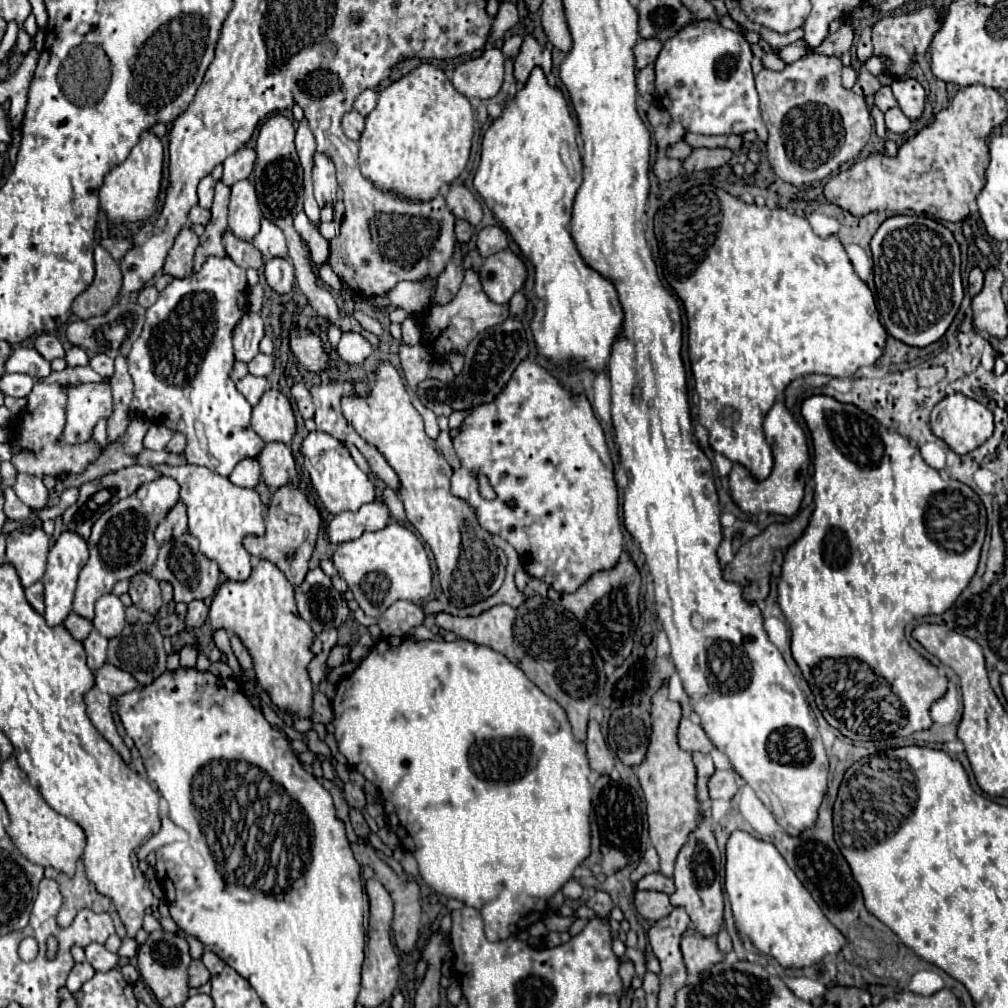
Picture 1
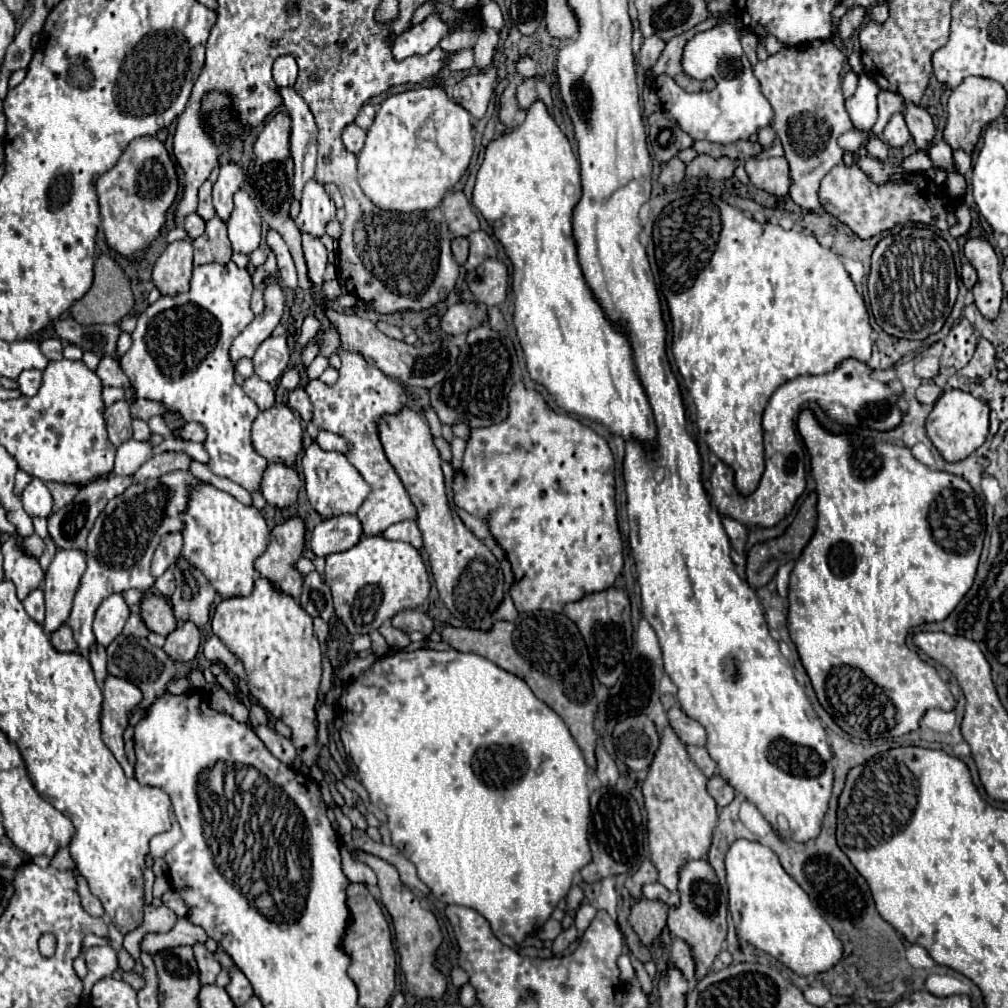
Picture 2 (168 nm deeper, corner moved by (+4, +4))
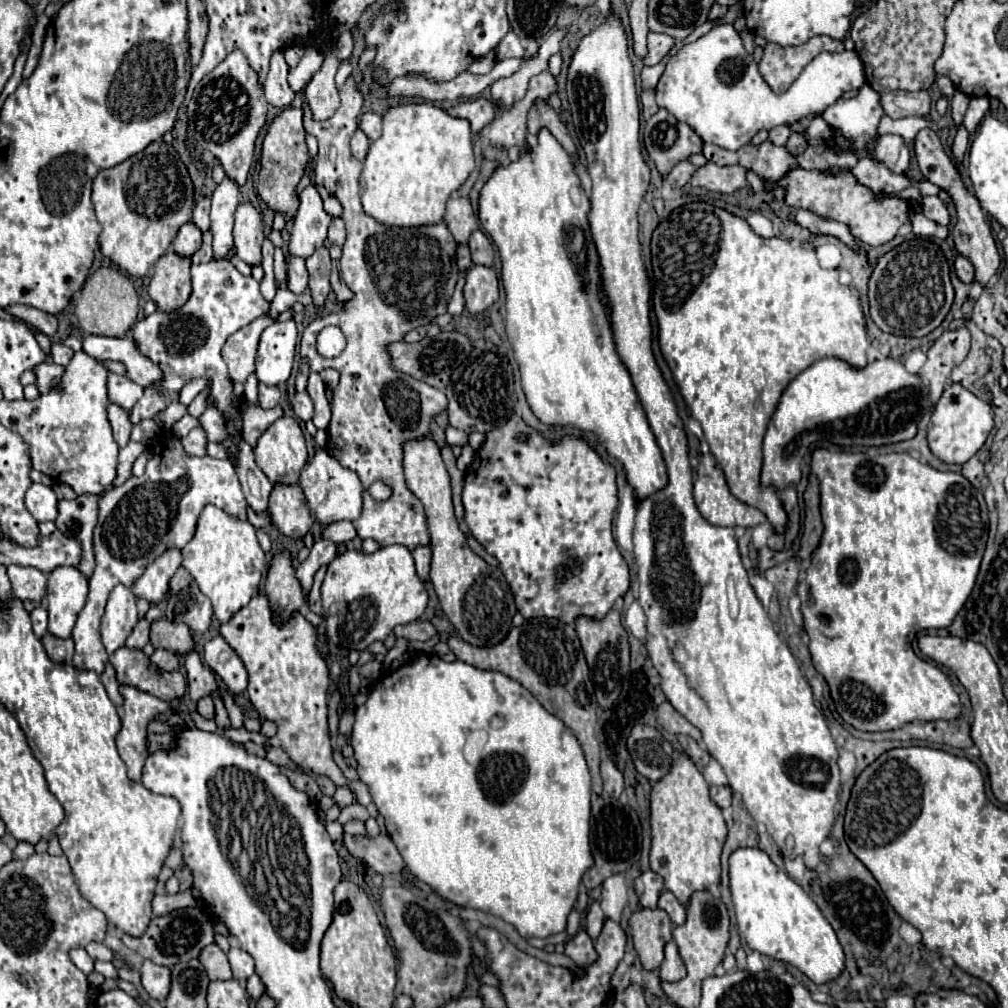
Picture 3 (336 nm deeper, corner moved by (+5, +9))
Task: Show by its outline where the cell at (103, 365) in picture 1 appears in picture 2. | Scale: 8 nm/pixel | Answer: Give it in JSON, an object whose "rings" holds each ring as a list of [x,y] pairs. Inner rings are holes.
{"rings":[[[103,356],[95,372],[97,372],[97,376],[101,378],[101,382],[103,382],[105,386],[119,386],[119,388],[131,386],[129,380],[127,380],[127,376],[123,374],[121,366],[119,366],[111,356]]]}

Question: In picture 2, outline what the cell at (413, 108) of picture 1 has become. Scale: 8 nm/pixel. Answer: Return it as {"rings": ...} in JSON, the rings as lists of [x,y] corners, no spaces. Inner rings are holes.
{"rings":[[[441,86],[415,88],[391,94],[367,130],[367,140],[357,154],[359,186],[383,210],[431,210],[465,174],[473,156],[471,114],[453,102]]]}

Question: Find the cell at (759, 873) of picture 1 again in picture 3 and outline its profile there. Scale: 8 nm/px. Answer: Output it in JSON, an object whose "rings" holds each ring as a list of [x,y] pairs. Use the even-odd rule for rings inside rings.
{"rings":[[[754,847],[738,849],[730,855],[730,889],[740,937],[750,949],[798,967],[814,983],[828,983],[840,977],[844,951],[834,929],[806,891],[786,871],[780,871],[764,851]]]}

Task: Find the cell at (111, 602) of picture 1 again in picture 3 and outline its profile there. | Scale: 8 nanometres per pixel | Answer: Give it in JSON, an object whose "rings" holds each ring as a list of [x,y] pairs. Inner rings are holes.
{"rings":[[[116,585],[108,597],[106,613],[102,617],[102,627],[100,627],[102,643],[108,655],[124,647],[136,623],[138,623],[138,611],[136,611],[134,593],[124,585]]]}

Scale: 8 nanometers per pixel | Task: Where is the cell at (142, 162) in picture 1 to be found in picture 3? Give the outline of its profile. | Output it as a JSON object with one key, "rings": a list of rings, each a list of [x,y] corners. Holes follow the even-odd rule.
{"rings":[[[154,141],[124,163],[100,171],[92,185],[92,203],[102,225],[102,255],[132,277],[144,277],[168,251],[178,229],[192,221],[194,185],[174,147]]]}

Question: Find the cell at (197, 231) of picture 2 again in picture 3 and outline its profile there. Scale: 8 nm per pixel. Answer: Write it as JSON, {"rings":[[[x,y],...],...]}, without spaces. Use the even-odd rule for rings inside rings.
{"rings":[[[194,223],[182,225],[178,237],[174,239],[174,251],[180,257],[192,257],[202,245],[202,233]]]}

